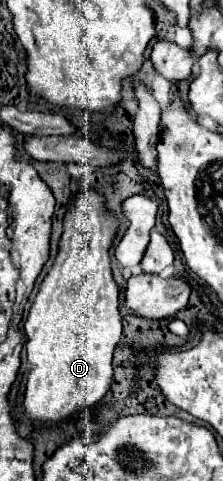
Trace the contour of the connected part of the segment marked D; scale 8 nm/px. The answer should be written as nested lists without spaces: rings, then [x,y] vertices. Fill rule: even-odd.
[[[93,188],[81,192],[73,206],[63,216],[63,234],[59,240],[59,250],[55,256],[55,264],[49,274],[43,278],[41,288],[33,300],[29,310],[29,318],[25,322],[27,334],[27,360],[33,370],[29,372],[27,390],[25,390],[25,412],[31,420],[61,420],[69,414],[77,412],[87,404],[97,404],[109,390],[113,378],[113,350],[121,338],[121,302],[119,302],[119,286],[113,280],[109,250],[119,232],[119,220],[107,210],[105,196]]]

